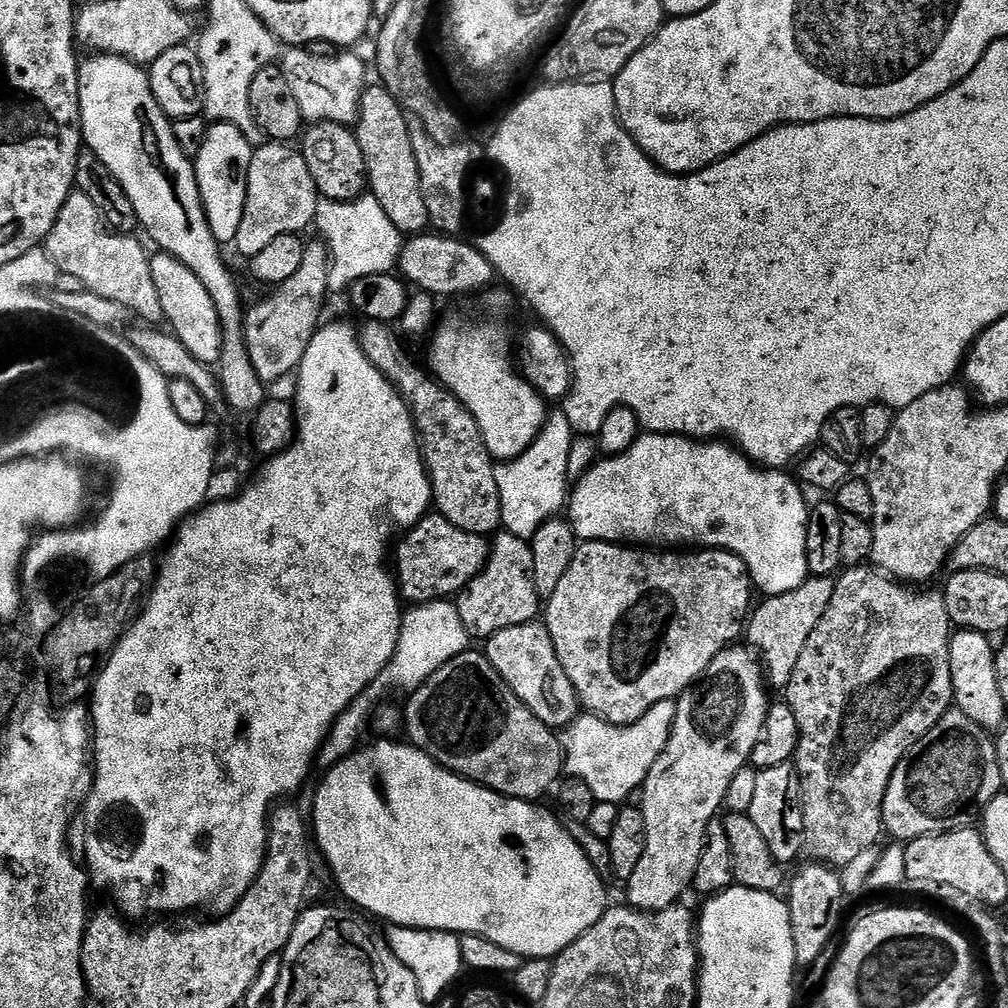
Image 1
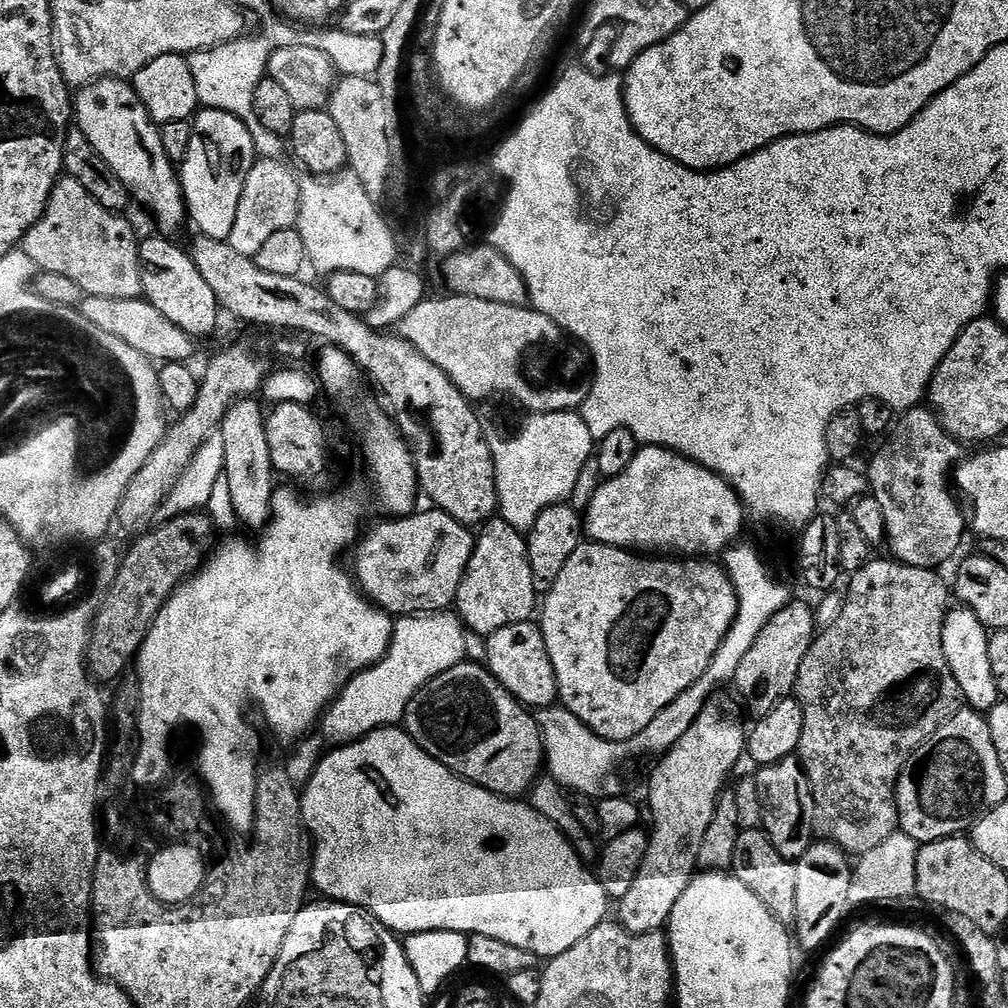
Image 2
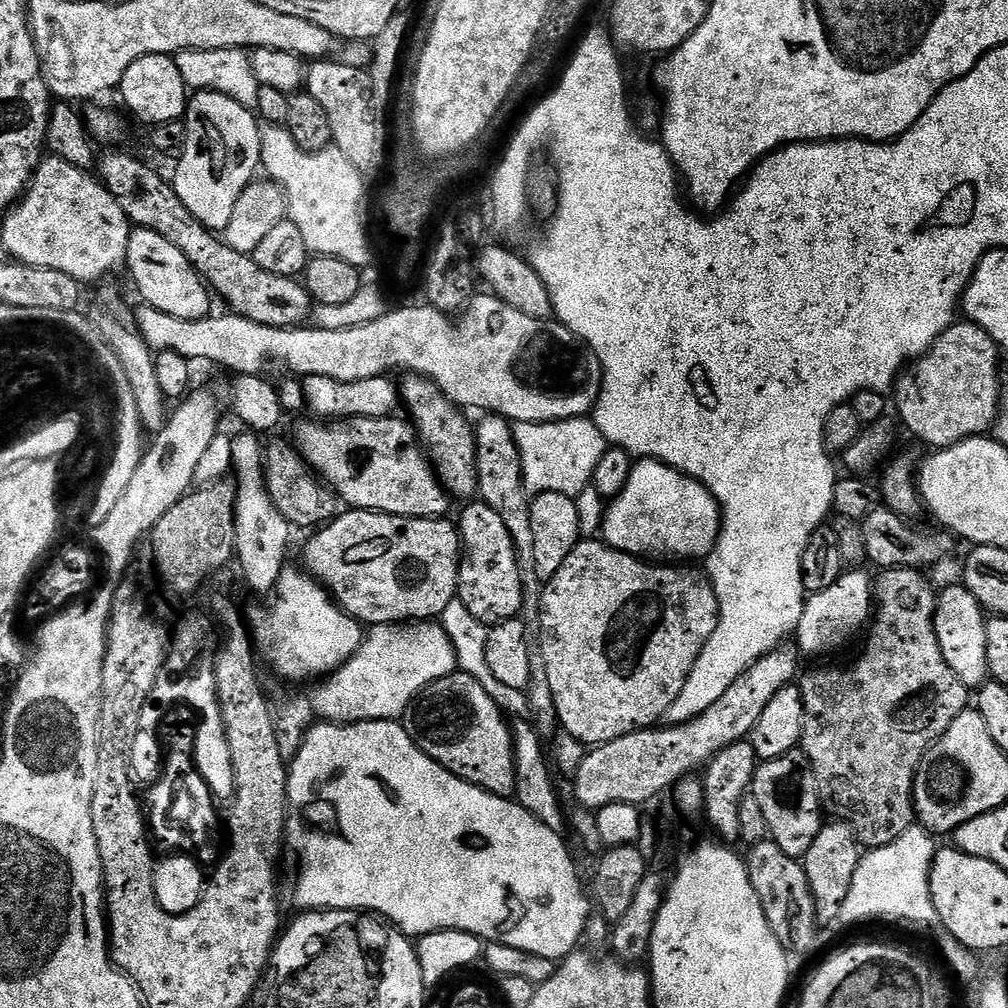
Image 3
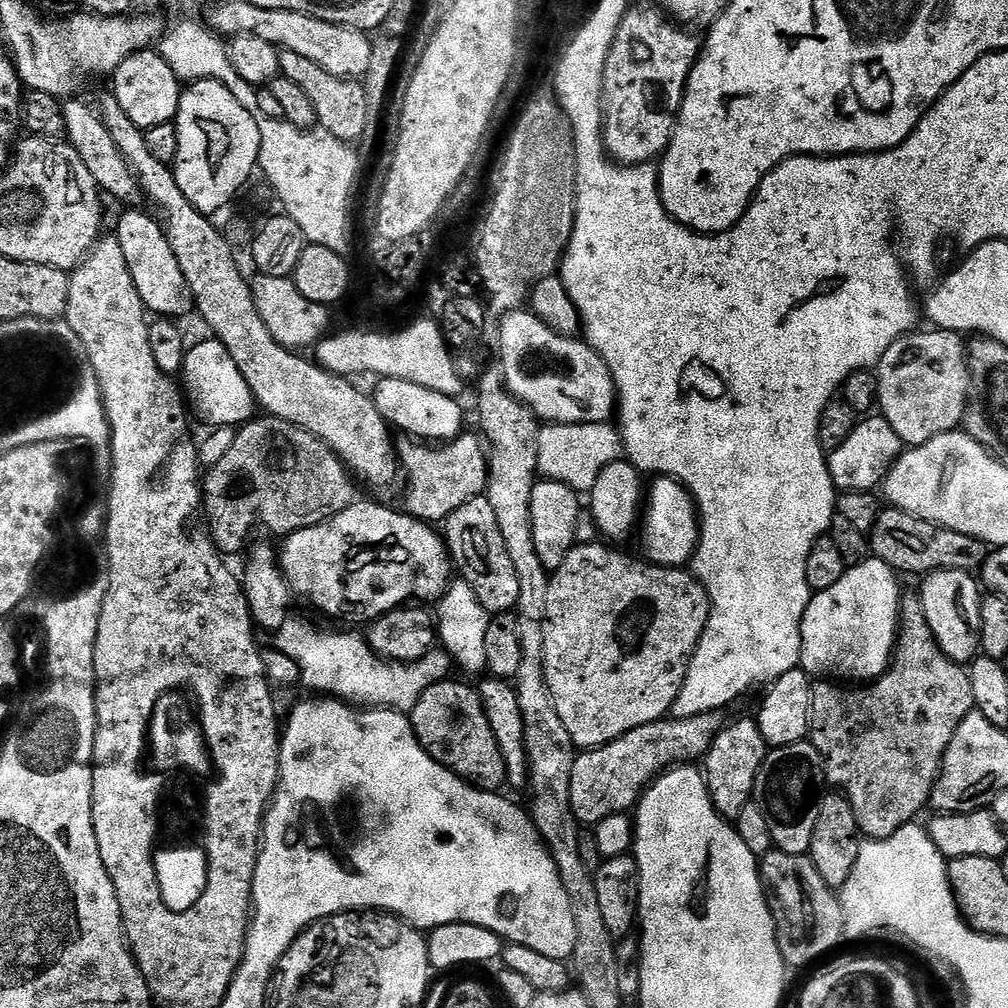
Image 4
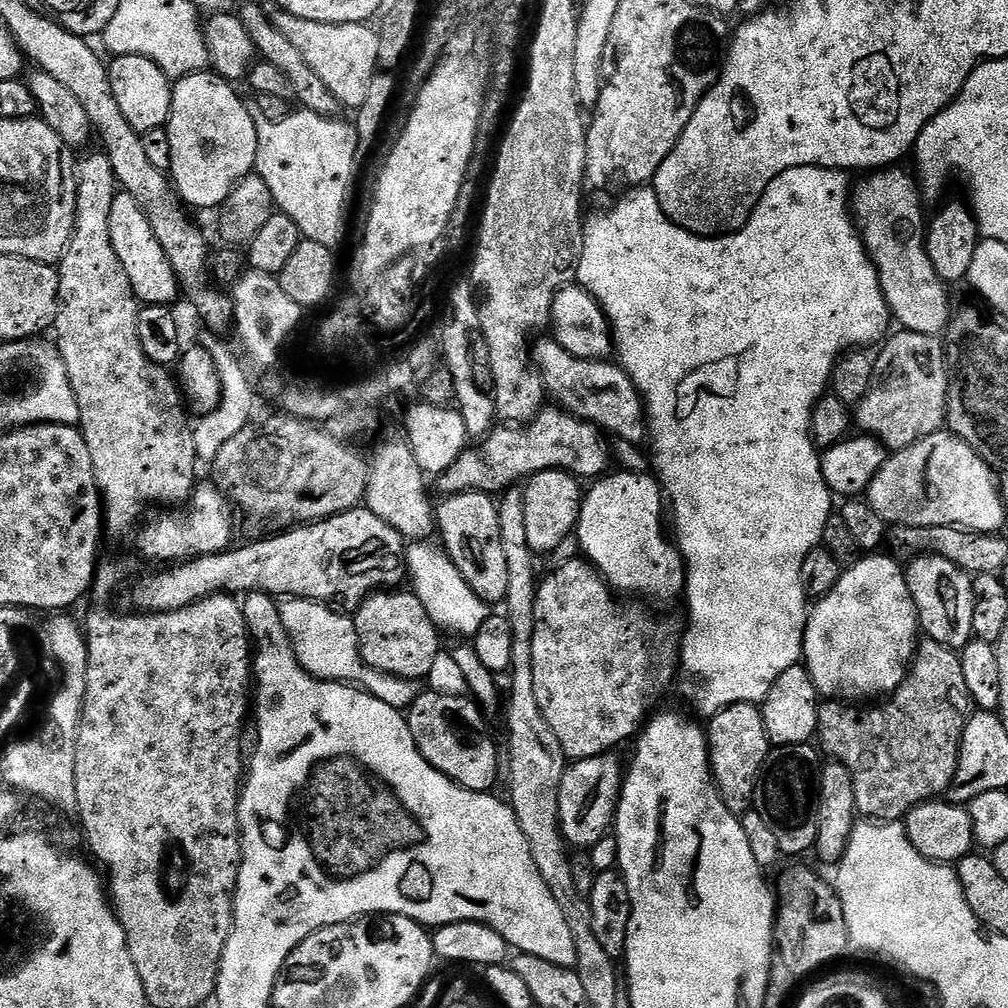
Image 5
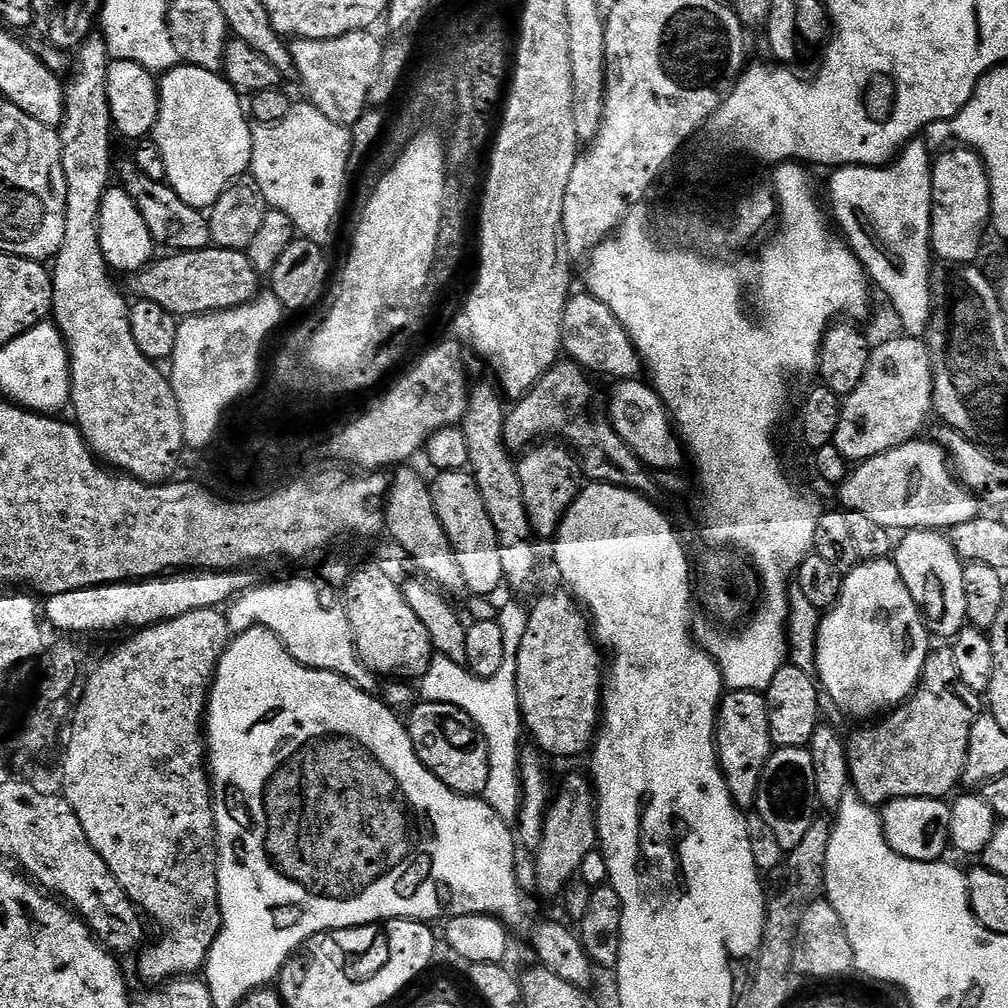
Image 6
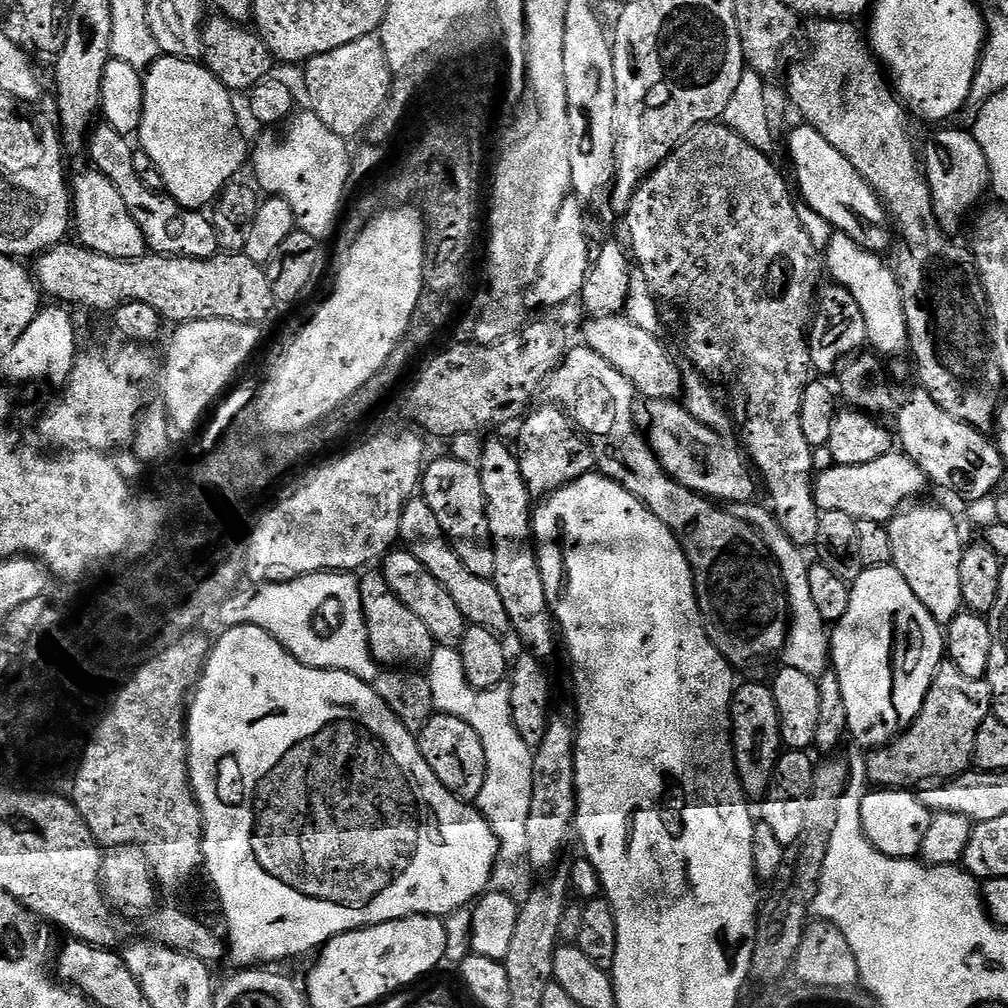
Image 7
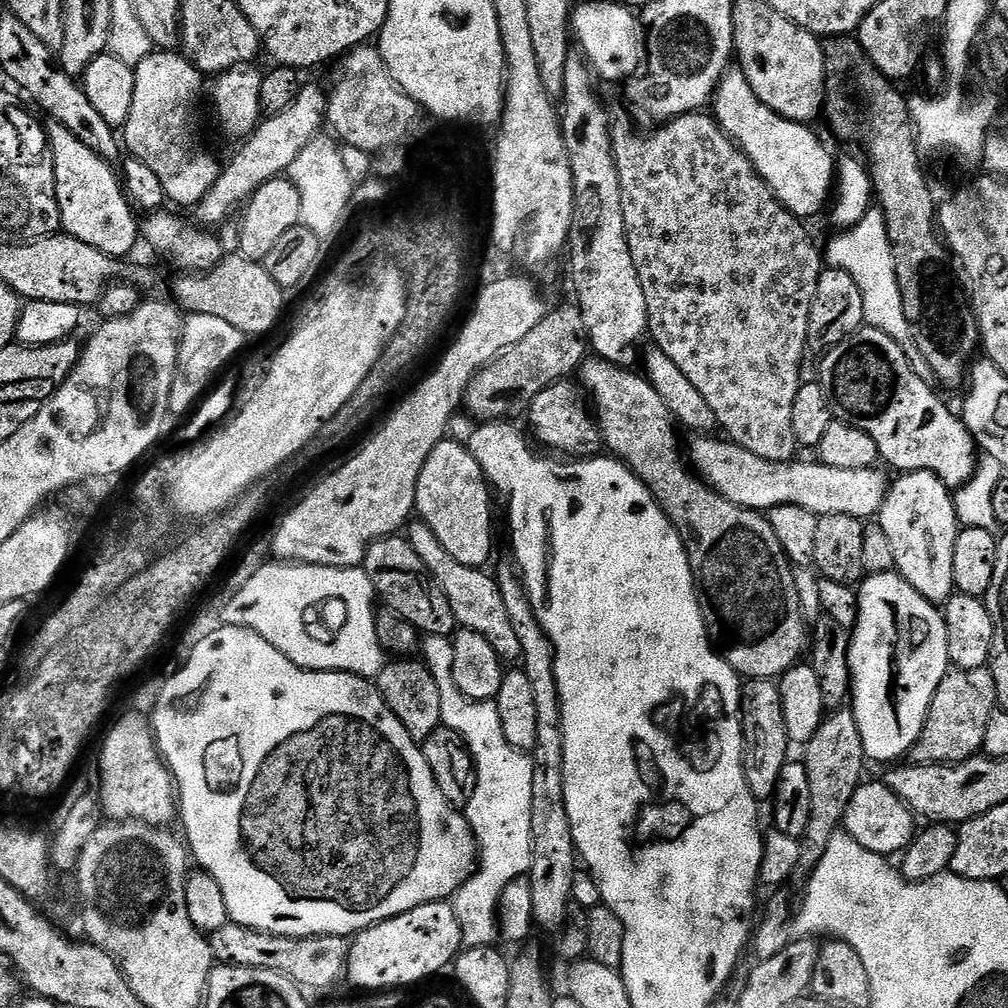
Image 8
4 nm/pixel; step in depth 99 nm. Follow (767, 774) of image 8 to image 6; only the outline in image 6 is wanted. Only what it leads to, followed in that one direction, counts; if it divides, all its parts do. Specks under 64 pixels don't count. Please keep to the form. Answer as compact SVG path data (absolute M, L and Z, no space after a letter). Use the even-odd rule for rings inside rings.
M750 690L725 691L720 701L720 710L716 714L716 757L720 760L720 773L726 778L726 786L737 808L755 809L758 782L773 751L765 693Z

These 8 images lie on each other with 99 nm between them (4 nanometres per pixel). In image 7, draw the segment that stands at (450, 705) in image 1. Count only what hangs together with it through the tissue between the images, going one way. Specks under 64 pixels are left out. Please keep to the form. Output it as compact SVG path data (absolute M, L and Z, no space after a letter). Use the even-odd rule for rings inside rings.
M434 714L418 734L418 743L426 766L434 770L438 782L450 790L460 800L476 802L480 799L482 782L486 782L486 750L482 750L482 738L474 734L462 718L450 714Z

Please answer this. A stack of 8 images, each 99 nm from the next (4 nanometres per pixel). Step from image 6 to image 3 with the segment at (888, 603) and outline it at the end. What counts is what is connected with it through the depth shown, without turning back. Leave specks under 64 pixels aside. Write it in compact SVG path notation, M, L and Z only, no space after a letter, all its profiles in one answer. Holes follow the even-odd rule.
M848 570L826 590L813 592L804 601L802 618L794 633L794 644L801 653L824 656L836 652L843 644L848 644L856 635L865 631L874 611L874 580L864 570Z

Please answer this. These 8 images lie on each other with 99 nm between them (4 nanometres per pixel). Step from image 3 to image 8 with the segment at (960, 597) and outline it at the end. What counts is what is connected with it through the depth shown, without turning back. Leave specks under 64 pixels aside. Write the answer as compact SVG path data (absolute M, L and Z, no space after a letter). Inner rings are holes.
M905 472L897 475L891 481L884 501L880 503L878 522L882 530L886 530L886 538L890 538L890 546L894 549L895 571L901 578L910 582L922 598L932 604L943 606L954 595L956 583L954 582L954 542L958 538L962 527L956 519L955 502L953 493L932 472Z

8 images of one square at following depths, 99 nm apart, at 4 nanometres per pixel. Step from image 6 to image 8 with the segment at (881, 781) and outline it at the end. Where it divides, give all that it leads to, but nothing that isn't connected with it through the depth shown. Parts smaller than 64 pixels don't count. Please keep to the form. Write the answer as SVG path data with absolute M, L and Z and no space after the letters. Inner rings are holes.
M988 668L950 670L930 702L924 729L910 753L911 763L960 764L963 760L971 760L983 749L986 722L990 722L990 714L997 708L994 678Z

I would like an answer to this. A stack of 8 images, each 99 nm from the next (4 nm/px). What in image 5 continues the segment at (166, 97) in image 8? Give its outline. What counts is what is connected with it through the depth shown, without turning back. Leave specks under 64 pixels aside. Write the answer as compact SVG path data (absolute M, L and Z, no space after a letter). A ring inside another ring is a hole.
M215 71L196 72L175 81L172 90L172 115L166 125L170 134L172 170L170 179L183 203L196 208L219 209L240 180L254 172L258 154L258 130L250 118L248 104L240 101L233 85Z

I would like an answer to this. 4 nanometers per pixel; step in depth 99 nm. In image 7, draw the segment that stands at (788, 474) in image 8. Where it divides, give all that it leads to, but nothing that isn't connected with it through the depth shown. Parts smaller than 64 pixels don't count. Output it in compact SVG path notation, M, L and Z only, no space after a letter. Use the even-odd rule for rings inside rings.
M679 399L650 400L646 407L648 445L658 458L662 470L666 470L674 482L713 502L746 503L756 496L756 488L752 485L753 473L747 472L749 461L742 458L739 451L736 453L730 445L724 444L720 437L723 435L717 429L698 422L698 418L694 418L694 414L690 414L690 410ZM893 450L862 466L832 465L815 477L814 495L821 512L842 510L842 514L850 514L856 520L873 520L882 524L891 520L901 506L916 498L911 496L918 495L924 484L924 471L903 451Z

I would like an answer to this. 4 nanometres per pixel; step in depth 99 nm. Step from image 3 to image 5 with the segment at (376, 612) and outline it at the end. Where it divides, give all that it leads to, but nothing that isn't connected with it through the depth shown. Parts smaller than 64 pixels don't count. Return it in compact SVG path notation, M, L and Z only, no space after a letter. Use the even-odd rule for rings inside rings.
M366 506L351 508L348 512L340 512L336 516L329 516L326 520L318 520L303 526L293 527L291 530L281 531L279 534L269 535L267 538L256 538L253 544L244 544L233 546L227 552L215 552L209 556L198 556L187 562L177 563L175 566L168 566L165 572L160 572L157 576L148 576L145 580L140 580L132 588L132 600L136 604L141 604L141 609L150 612L173 612L179 608L190 606L199 600L205 600L208 596L217 594L247 594L249 592L266 592L273 598L295 598L297 600L319 600L322 604L331 605L332 600L341 600L344 604L352 604L359 606L367 597L377 590L387 589L389 586L396 586L400 579L406 576L406 541L398 530L394 530L394 526L390 526L386 522L382 522L382 518L378 518Z

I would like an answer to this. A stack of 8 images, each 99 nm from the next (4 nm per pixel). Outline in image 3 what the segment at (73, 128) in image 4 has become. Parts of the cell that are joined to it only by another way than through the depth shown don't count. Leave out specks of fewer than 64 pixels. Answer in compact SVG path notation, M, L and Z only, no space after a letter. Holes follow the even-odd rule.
M124 152L101 155L98 176L110 194L114 194L114 202L122 206L122 214L126 214L128 221L135 227L154 230L154 234L162 234L166 242L178 246L209 289L219 299L221 296L235 315L271 328L294 328L311 317L314 301L299 279L269 274L252 261L251 255L232 250L217 233L209 232L202 222L188 213L186 206L182 206L182 198L178 198L175 187L169 181L167 184L138 157L127 156Z

